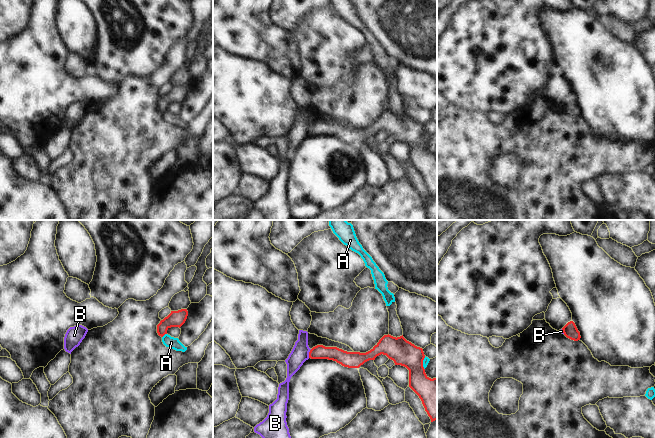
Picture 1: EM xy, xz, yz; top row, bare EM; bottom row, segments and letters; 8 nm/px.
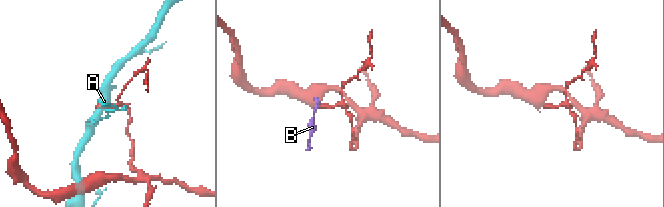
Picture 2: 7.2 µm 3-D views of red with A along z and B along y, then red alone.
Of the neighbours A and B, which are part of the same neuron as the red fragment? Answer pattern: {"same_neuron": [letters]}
{"same_neuron": []}

